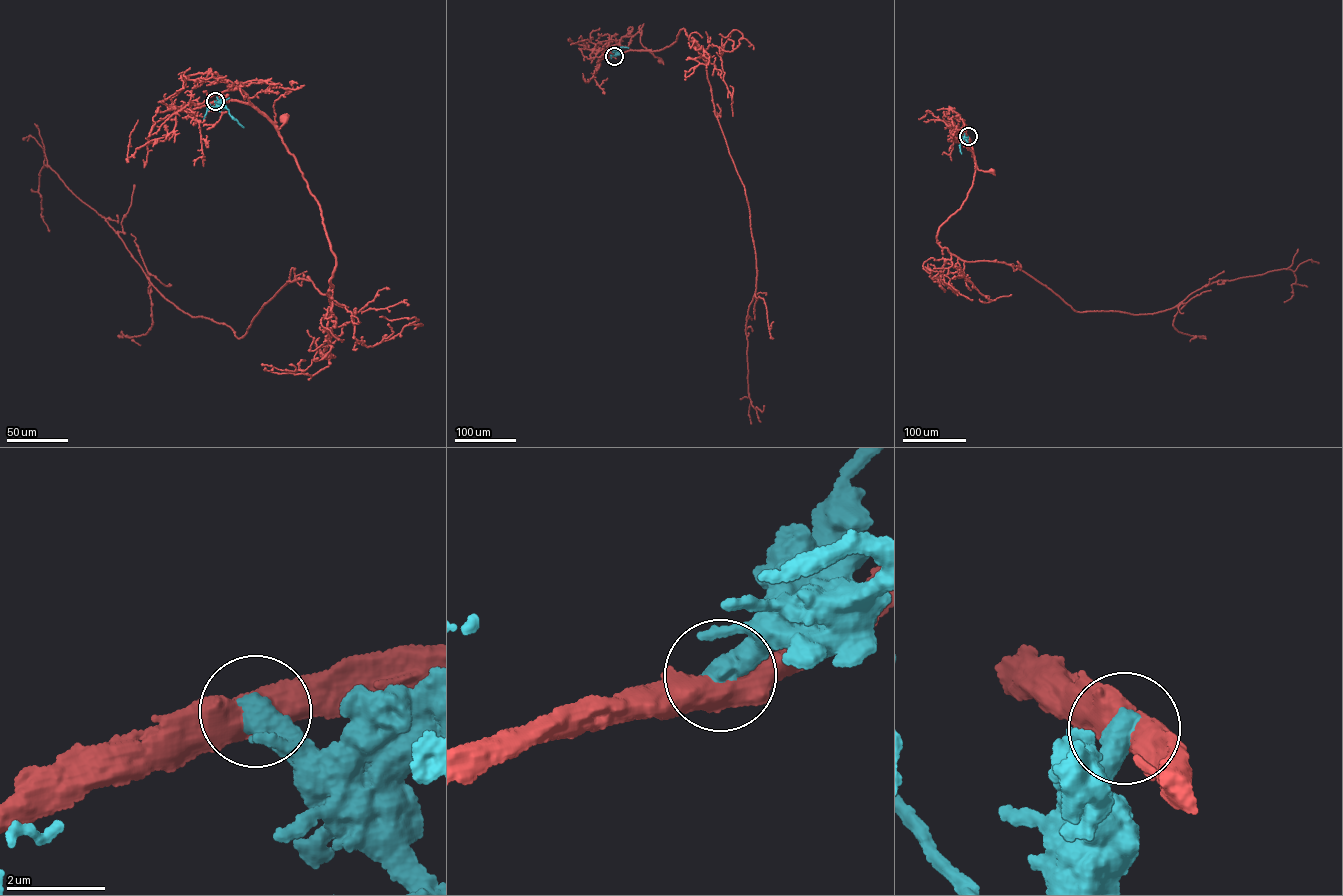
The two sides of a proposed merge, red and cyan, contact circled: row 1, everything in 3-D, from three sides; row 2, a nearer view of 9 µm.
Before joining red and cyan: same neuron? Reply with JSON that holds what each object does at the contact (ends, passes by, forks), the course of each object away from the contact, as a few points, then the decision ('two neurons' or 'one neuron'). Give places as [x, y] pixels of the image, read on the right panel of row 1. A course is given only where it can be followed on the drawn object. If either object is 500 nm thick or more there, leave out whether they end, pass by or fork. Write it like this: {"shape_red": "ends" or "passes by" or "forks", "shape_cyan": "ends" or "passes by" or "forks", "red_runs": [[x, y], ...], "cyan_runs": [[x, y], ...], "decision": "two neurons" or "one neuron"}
{"red_runs": [[968, 136], [977, 169], [991, 171]], "cyan_runs": [[968, 136], [960, 143], [961, 153]], "decision": "two neurons"}

